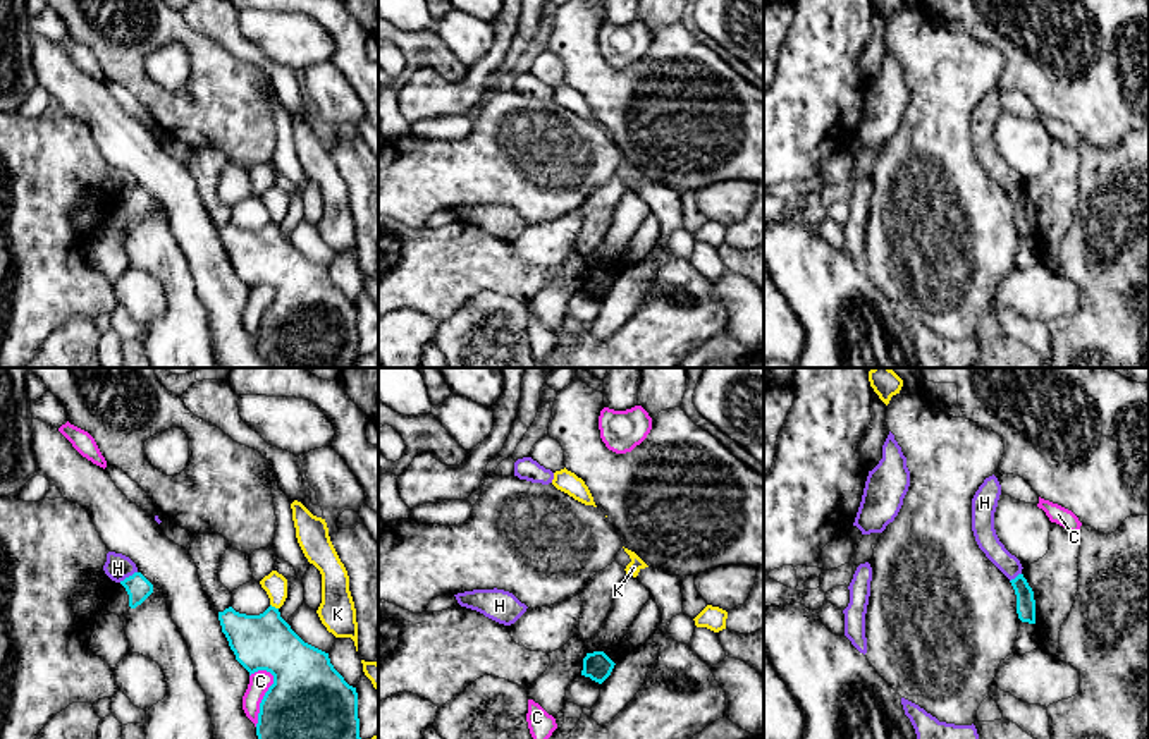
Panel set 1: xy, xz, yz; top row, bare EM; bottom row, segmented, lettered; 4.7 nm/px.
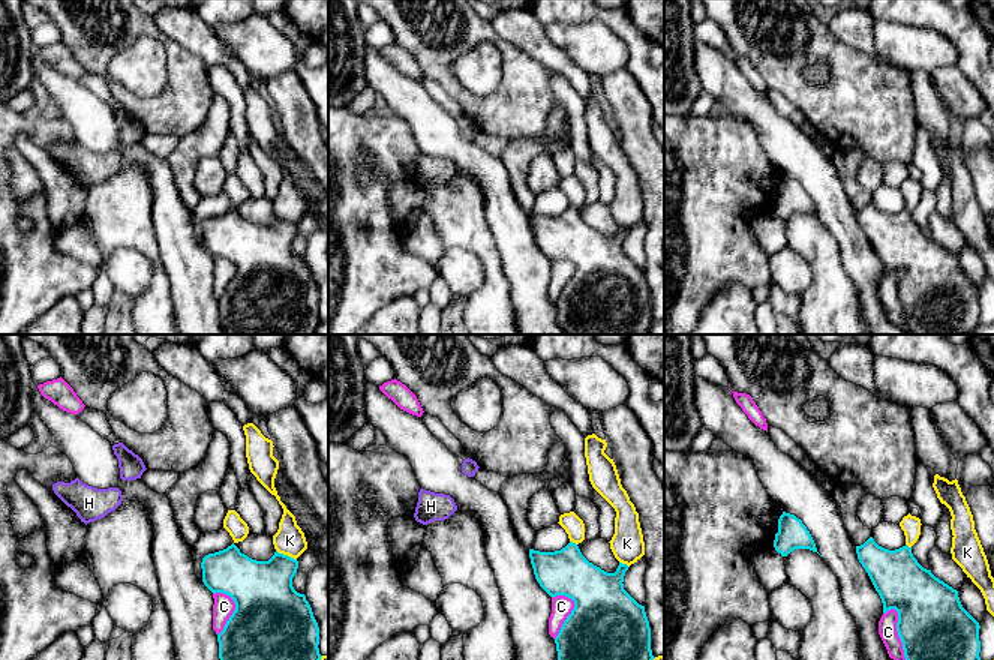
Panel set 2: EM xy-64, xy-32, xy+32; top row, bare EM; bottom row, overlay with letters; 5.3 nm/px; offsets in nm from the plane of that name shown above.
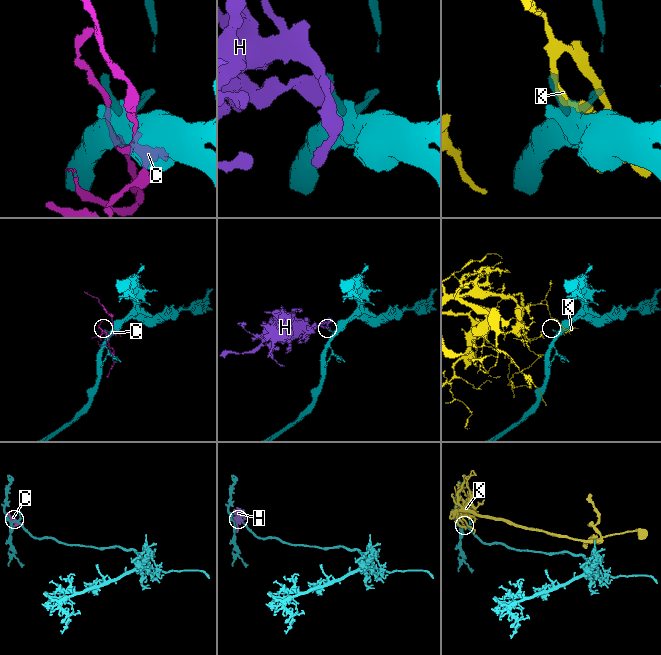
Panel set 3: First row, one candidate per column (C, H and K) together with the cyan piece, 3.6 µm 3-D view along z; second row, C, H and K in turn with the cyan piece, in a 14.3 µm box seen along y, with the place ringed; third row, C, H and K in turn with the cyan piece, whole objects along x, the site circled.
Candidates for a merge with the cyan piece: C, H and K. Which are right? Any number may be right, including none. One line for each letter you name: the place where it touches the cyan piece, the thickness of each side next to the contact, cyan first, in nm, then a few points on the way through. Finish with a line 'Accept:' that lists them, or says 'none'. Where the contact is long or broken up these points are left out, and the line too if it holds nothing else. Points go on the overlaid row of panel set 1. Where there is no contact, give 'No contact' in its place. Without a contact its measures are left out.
Accept: none

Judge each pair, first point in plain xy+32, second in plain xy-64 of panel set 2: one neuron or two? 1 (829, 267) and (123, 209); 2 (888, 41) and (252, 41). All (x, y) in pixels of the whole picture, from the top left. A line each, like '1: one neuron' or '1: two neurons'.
1: one neuron
2: one neuron

